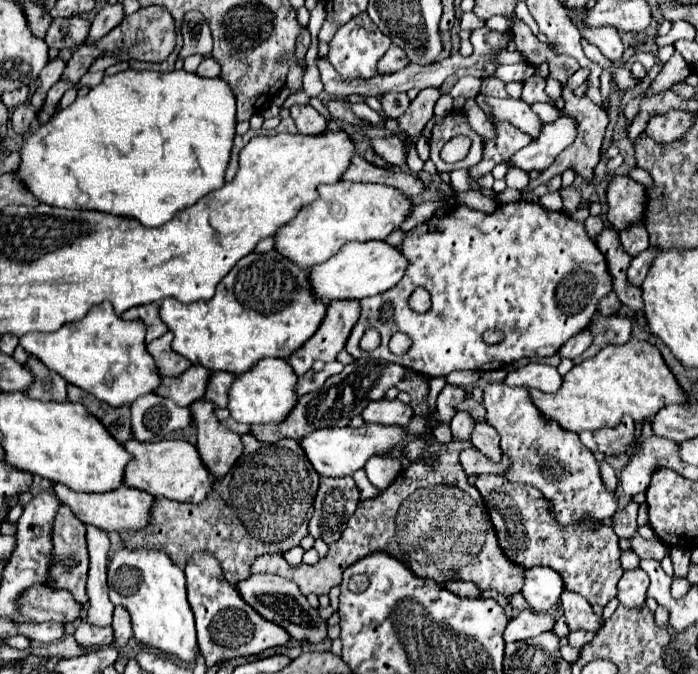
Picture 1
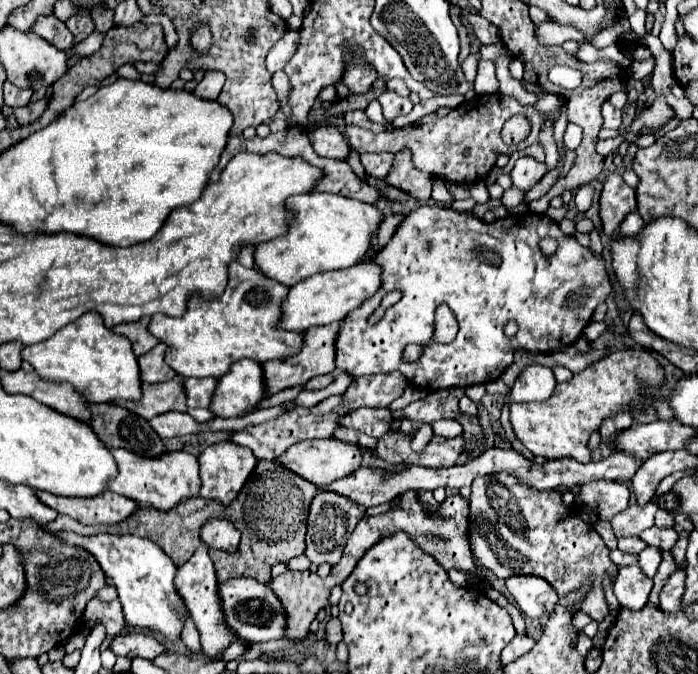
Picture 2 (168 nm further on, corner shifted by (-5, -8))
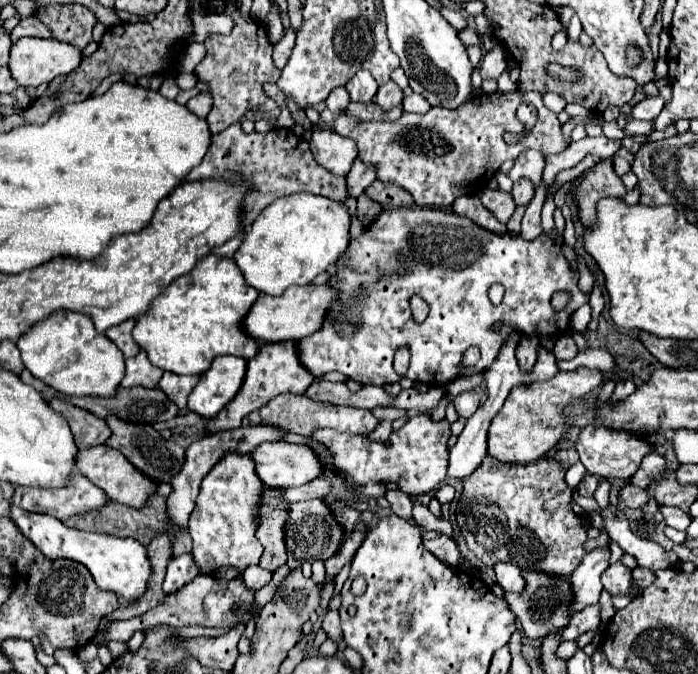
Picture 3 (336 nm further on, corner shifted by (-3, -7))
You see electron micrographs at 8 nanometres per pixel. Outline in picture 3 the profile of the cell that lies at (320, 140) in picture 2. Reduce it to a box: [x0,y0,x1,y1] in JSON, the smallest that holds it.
[311,126,357,175]

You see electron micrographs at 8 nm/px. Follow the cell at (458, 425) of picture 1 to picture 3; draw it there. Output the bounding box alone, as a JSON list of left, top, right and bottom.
[311,413,451,505]

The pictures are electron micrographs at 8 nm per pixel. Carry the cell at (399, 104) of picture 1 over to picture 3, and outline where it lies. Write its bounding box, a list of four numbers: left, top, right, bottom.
[375,81,403,111]

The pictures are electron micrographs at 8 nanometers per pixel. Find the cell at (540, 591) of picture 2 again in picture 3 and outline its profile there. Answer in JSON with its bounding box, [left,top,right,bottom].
[493,563,525,593]

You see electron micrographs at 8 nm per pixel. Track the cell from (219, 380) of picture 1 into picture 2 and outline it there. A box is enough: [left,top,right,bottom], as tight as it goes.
[185,378,217,408]

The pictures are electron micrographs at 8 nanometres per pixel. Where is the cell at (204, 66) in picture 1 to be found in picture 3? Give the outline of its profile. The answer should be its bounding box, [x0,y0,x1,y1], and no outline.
[187,91,213,119]

